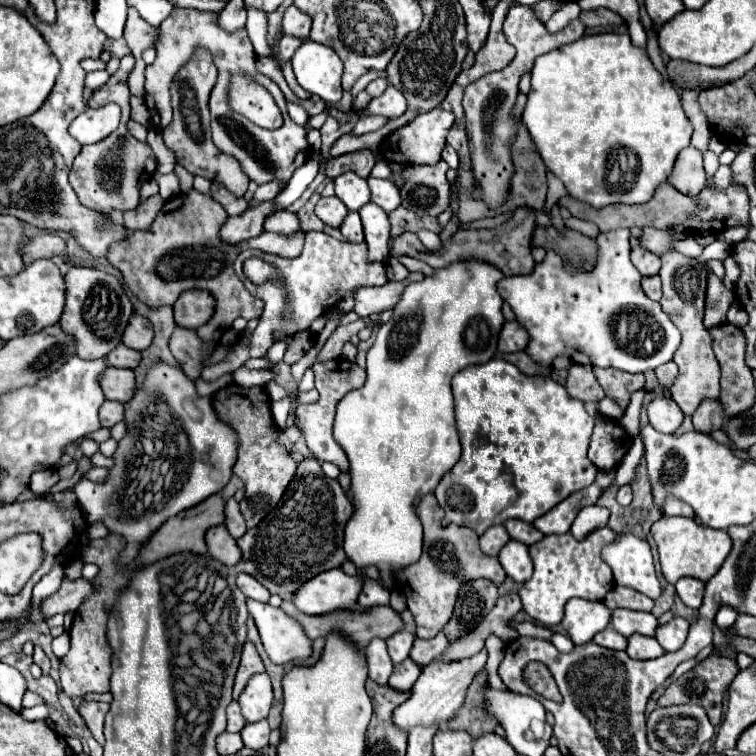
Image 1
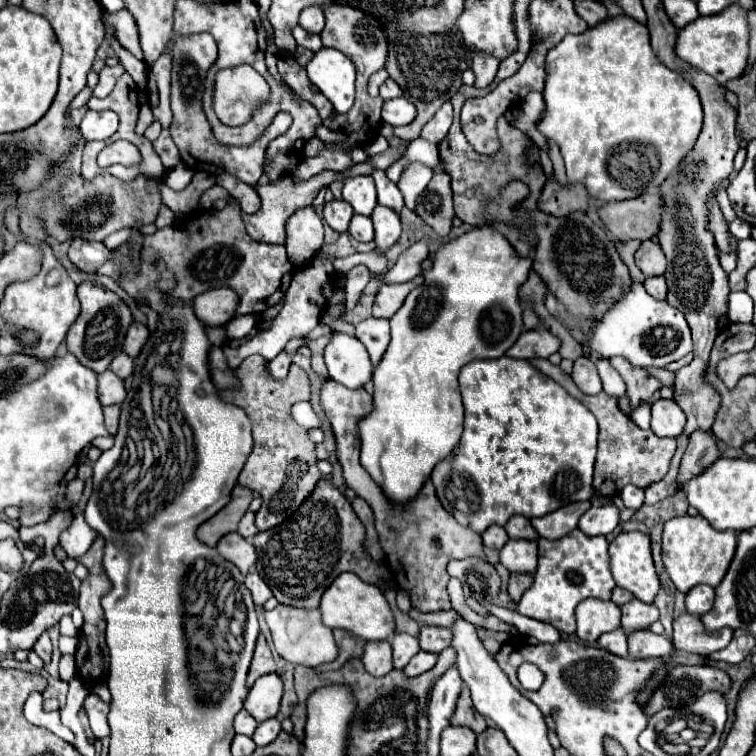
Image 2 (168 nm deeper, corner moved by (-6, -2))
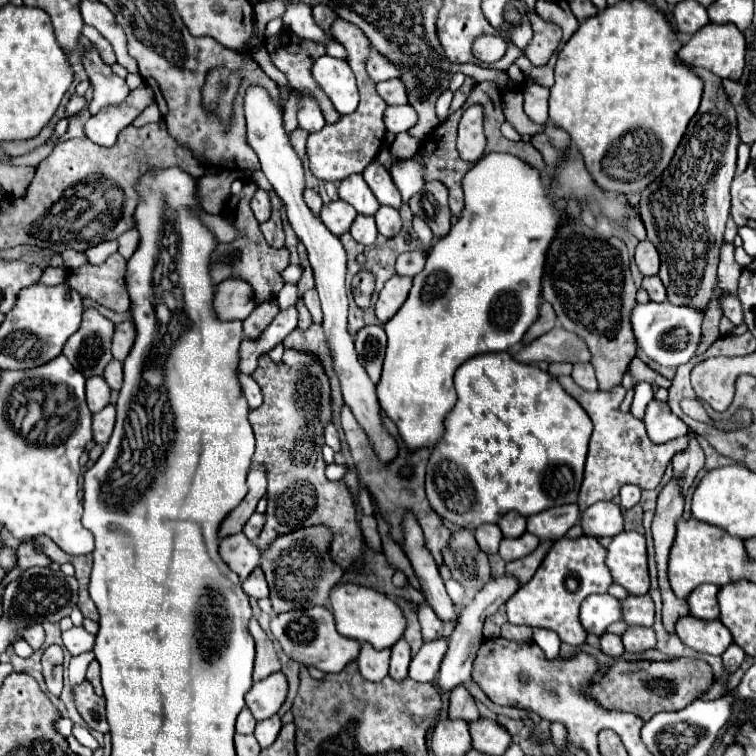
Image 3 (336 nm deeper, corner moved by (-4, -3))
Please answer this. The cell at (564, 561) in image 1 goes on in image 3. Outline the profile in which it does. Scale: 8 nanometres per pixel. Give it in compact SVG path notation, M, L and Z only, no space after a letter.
M562 537L552 543L536 575L506 601L508 621L514 625L552 629L562 641L582 645L586 641L586 631L580 625L580 603L592 593L608 593L612 583L614 581L606 565L606 549L596 537Z

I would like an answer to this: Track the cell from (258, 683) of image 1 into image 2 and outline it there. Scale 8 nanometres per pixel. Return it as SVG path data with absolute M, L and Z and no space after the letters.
M278 674L262 676L248 692L244 700L244 708L258 720L264 722L276 716L282 698L282 680Z

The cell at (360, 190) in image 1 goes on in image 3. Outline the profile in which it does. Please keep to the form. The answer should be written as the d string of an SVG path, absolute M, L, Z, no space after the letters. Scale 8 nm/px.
M360 173L344 179L338 187L338 193L340 193L342 201L350 203L362 215L374 215L380 207L380 203L376 201L374 193L370 191L368 183L364 181L364 177Z

